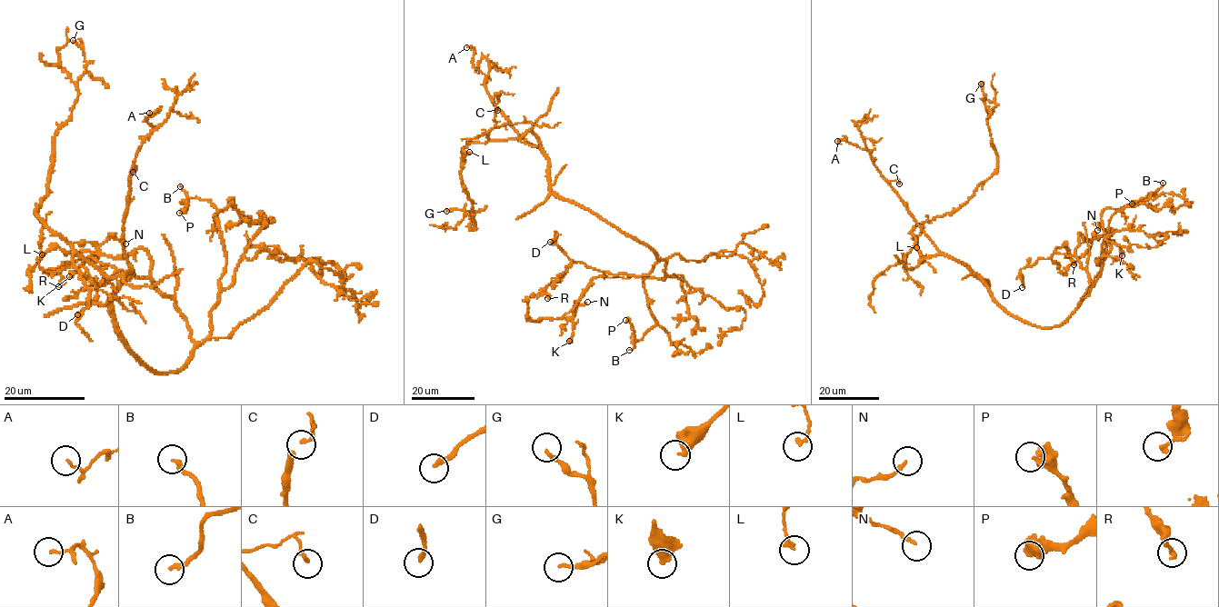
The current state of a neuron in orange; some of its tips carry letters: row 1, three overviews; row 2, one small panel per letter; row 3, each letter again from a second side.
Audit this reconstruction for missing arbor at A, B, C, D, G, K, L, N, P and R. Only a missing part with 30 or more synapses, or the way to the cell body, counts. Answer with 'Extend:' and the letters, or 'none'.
Extend: B, D

